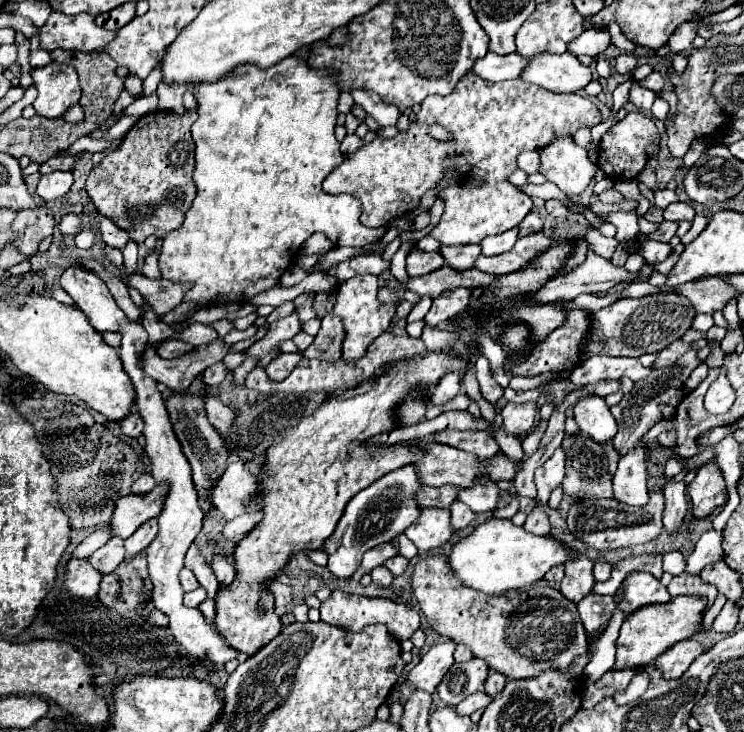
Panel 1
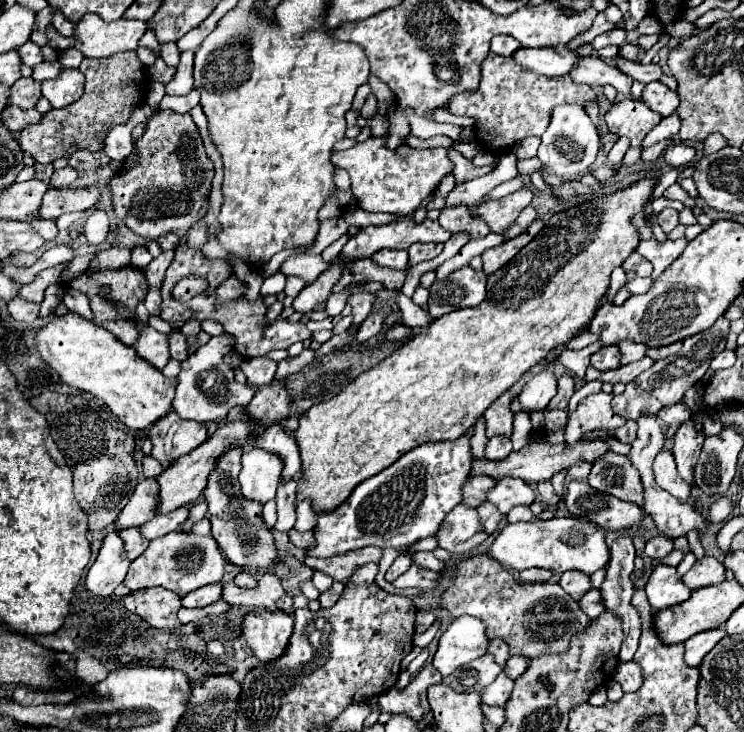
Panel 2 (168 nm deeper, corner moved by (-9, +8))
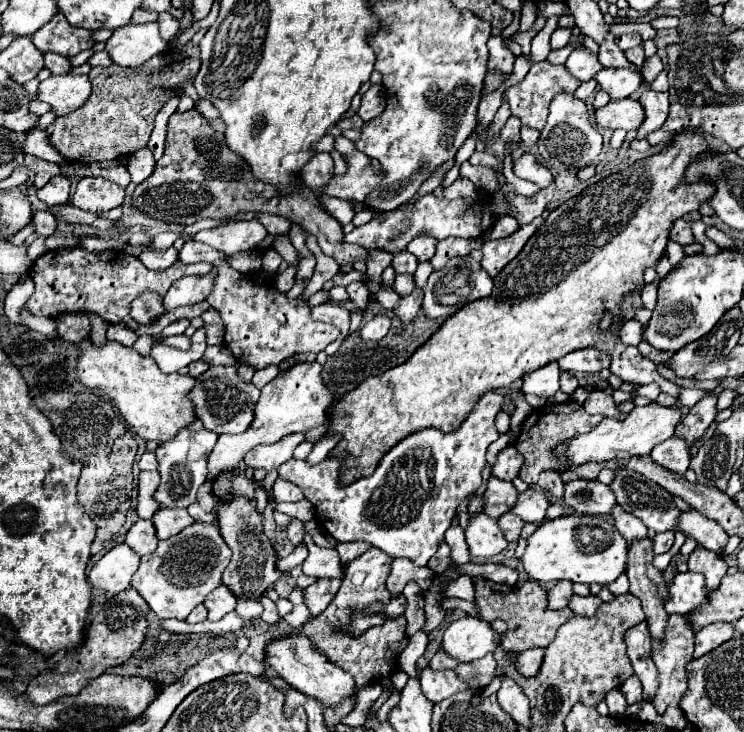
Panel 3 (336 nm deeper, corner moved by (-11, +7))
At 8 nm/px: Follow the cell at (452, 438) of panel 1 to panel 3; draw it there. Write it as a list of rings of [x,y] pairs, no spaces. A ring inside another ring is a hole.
[[[508,446],[498,454],[492,474],[500,480],[514,480],[520,472],[522,464],[524,464],[524,456],[520,456],[520,452],[514,446]]]

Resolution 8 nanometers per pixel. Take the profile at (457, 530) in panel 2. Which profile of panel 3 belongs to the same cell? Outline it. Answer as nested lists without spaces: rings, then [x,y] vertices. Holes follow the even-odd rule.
[[[484,514],[470,518],[470,524],[466,528],[466,542],[470,556],[474,558],[490,558],[494,554],[500,554],[508,546],[508,540],[500,532],[496,520]]]

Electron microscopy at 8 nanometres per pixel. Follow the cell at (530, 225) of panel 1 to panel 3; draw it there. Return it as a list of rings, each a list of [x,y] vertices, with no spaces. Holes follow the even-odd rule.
[[[502,216],[492,228],[490,228],[490,232],[486,232],[484,236],[482,236],[482,240],[498,240],[498,238],[504,238],[504,236],[510,236],[512,232],[516,232],[518,230],[518,220],[512,220],[510,216]]]

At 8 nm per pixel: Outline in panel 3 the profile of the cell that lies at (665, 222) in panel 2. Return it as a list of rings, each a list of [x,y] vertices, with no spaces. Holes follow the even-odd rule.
[[[676,220],[674,226],[672,226],[672,232],[670,232],[670,240],[678,242],[680,246],[688,246],[688,244],[694,244],[694,234],[692,234],[692,228],[686,220]]]

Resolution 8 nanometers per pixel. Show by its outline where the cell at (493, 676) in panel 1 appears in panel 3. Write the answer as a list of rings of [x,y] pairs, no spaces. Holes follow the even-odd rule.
[[[530,648],[530,650],[526,650],[518,656],[516,668],[522,676],[530,678],[530,676],[536,676],[536,672],[540,670],[542,660],[544,660],[544,648]]]

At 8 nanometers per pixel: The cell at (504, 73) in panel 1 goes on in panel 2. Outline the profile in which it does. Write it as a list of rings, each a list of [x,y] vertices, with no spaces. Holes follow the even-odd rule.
[[[520,47],[514,55],[512,55],[514,63],[518,63],[518,67],[536,73],[536,75],[546,75],[546,77],[558,77],[558,75],[566,75],[578,55],[568,53],[568,51],[556,51],[556,49],[526,49]]]

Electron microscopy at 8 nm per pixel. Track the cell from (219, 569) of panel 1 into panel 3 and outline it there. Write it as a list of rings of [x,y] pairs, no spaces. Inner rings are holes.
[[[262,596],[258,602],[262,602],[262,606],[264,606],[264,614],[262,614],[262,620],[264,622],[268,622],[268,624],[278,624],[282,618],[280,618],[280,614],[278,614],[278,610],[276,610],[276,604],[268,598],[268,596]]]

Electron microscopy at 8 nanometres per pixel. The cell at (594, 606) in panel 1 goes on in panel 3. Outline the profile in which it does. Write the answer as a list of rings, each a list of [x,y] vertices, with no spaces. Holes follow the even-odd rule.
[[[572,596],[568,608],[576,614],[576,616],[594,616],[598,606],[600,606],[600,598],[598,596]]]

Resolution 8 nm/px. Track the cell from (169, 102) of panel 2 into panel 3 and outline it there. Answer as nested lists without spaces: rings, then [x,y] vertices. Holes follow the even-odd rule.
[[[200,100],[200,102],[196,102],[196,108],[198,108],[198,110],[202,112],[202,116],[208,118],[208,120],[218,120],[218,118],[220,118],[218,110],[216,110],[208,100]]]

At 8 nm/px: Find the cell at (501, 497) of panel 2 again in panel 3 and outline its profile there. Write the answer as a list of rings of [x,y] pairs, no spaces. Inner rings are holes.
[[[528,488],[524,494],[518,496],[518,502],[514,504],[512,512],[516,516],[520,516],[524,522],[532,522],[532,524],[544,524],[546,518],[546,510],[550,506],[550,500],[544,492]]]

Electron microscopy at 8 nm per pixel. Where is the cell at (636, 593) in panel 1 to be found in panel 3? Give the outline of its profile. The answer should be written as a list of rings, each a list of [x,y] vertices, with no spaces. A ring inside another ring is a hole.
[[[692,572],[674,576],[670,584],[670,594],[672,594],[672,600],[666,604],[668,614],[688,616],[688,612],[708,602],[708,590],[704,586],[704,576],[692,574]]]

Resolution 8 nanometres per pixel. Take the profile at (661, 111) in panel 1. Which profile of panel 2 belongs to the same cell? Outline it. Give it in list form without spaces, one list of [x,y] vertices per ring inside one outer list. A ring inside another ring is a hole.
[[[674,111],[674,115],[668,115],[660,121],[658,127],[654,127],[646,137],[644,137],[644,143],[642,147],[650,147],[662,139],[670,139],[672,135],[676,135],[680,129],[680,117],[678,117],[678,111]]]

